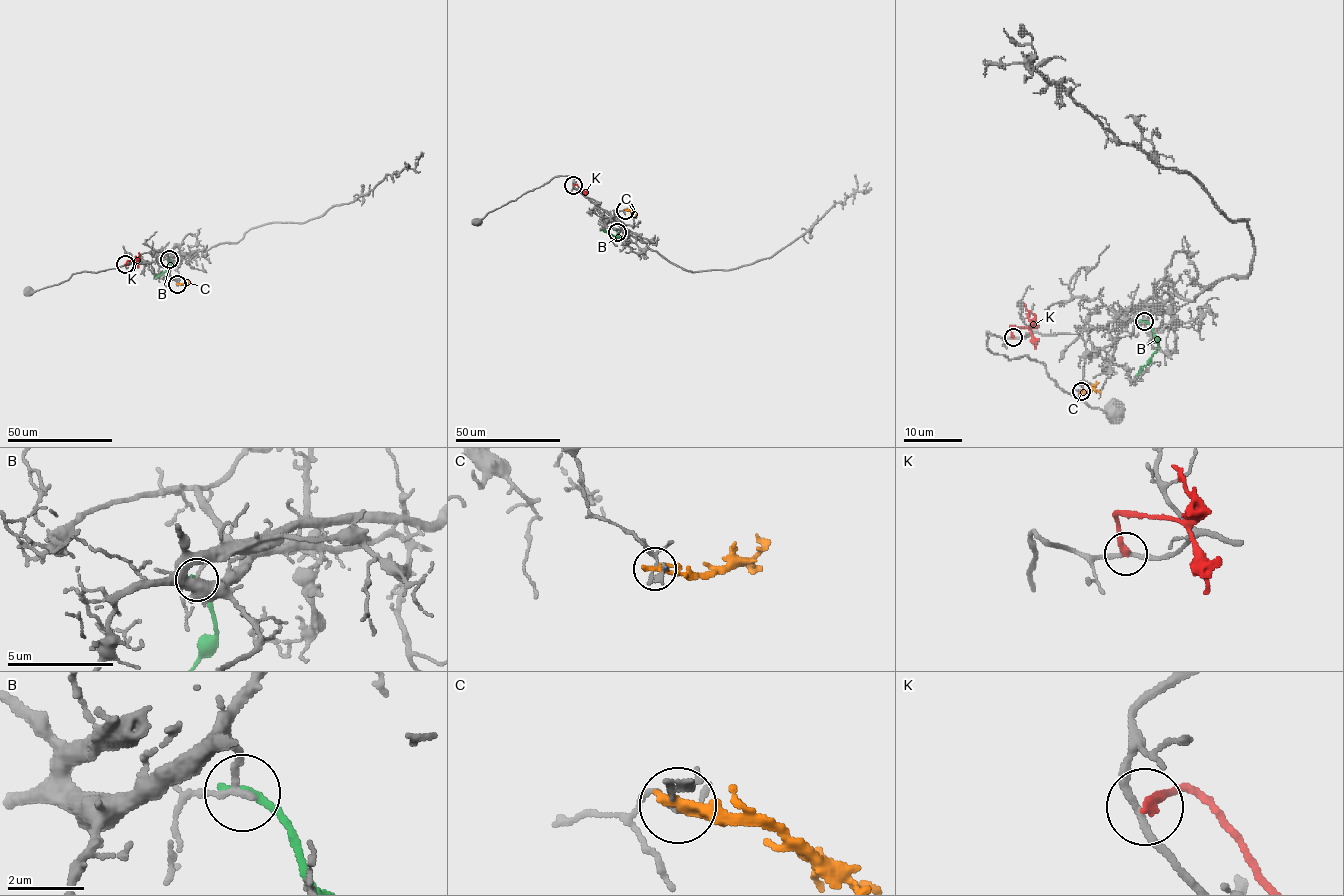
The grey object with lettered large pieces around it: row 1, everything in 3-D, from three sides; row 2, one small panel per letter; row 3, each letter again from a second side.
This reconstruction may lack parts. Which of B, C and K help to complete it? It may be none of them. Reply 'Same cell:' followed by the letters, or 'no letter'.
Same cell: no letter

